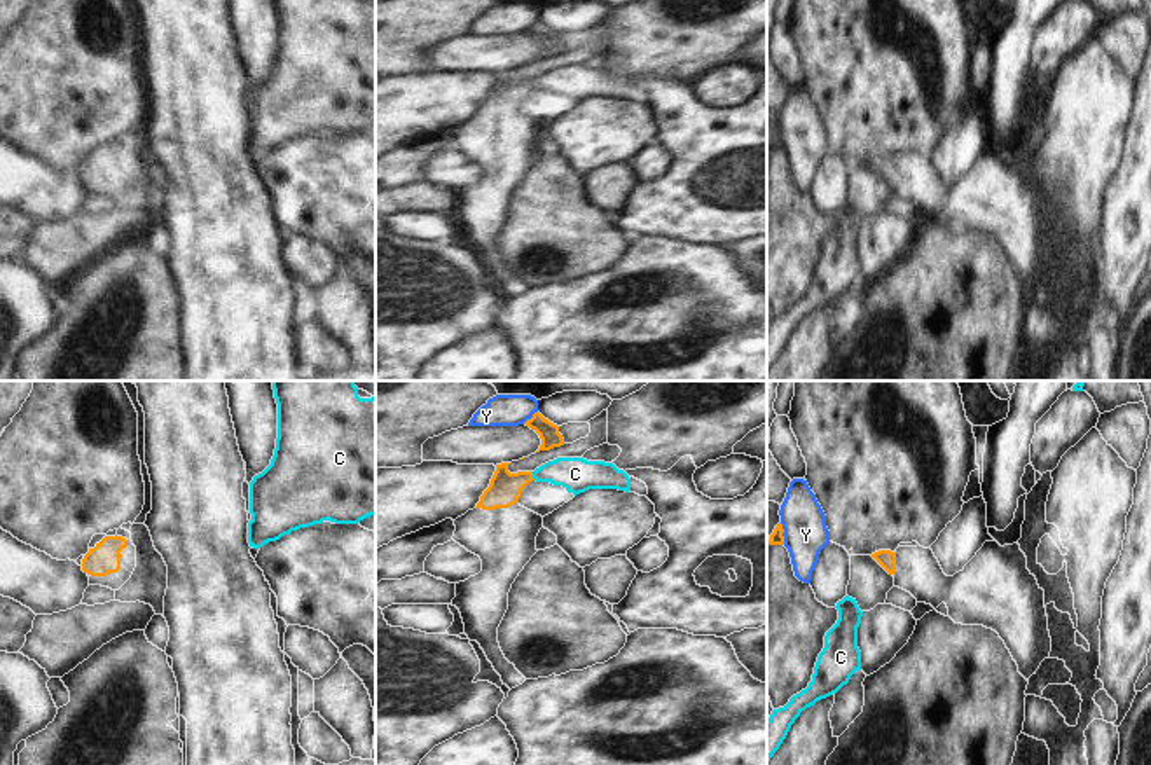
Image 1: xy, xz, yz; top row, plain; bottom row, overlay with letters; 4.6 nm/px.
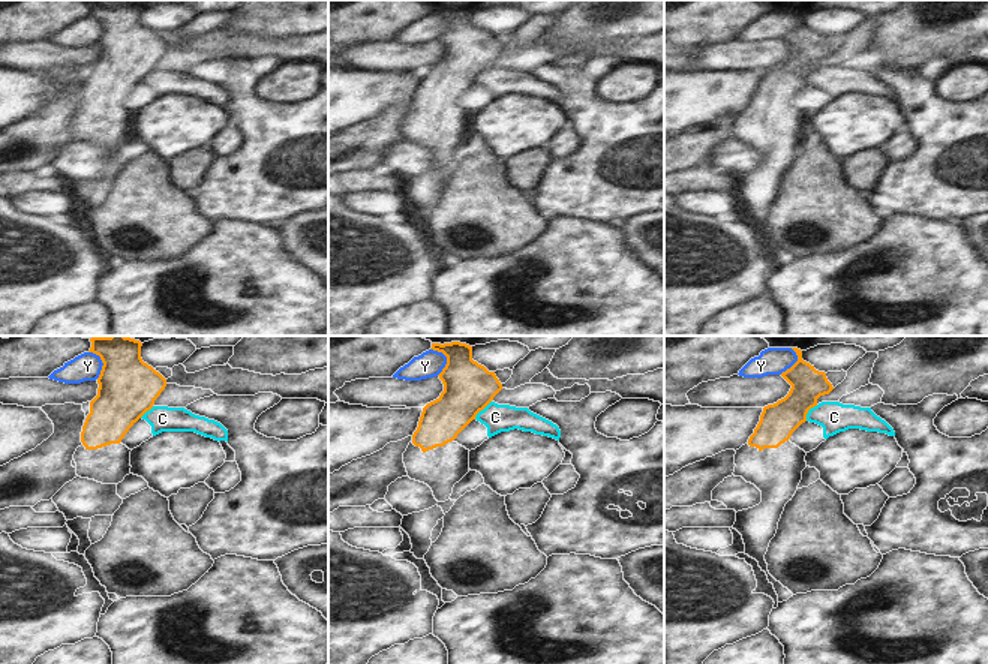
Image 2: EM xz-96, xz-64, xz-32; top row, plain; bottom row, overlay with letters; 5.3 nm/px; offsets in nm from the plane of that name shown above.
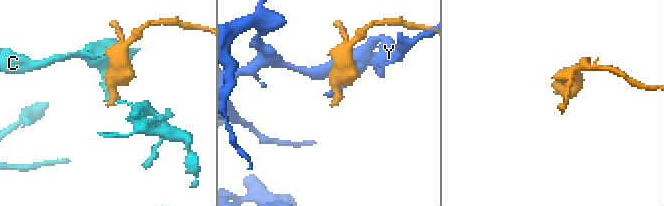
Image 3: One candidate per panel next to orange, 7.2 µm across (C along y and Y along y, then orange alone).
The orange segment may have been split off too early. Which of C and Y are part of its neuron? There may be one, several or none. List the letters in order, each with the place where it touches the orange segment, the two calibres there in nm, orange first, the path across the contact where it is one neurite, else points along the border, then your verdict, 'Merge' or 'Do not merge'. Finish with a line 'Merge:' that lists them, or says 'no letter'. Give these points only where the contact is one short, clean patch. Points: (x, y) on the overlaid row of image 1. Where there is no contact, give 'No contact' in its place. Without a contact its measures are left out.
C: Touches orange at xz (531, 475). Thickness 150 nm (orange) against 160 nm. Boundary: xz (530, 472), (535, 479). Do not merge
Y: Touches orange at xz (531, 418). Thickness 90 nm (orange) against 140 nm. Boundary: xz (537, 411), (523, 423). Do not merge
Merge: no letter.

